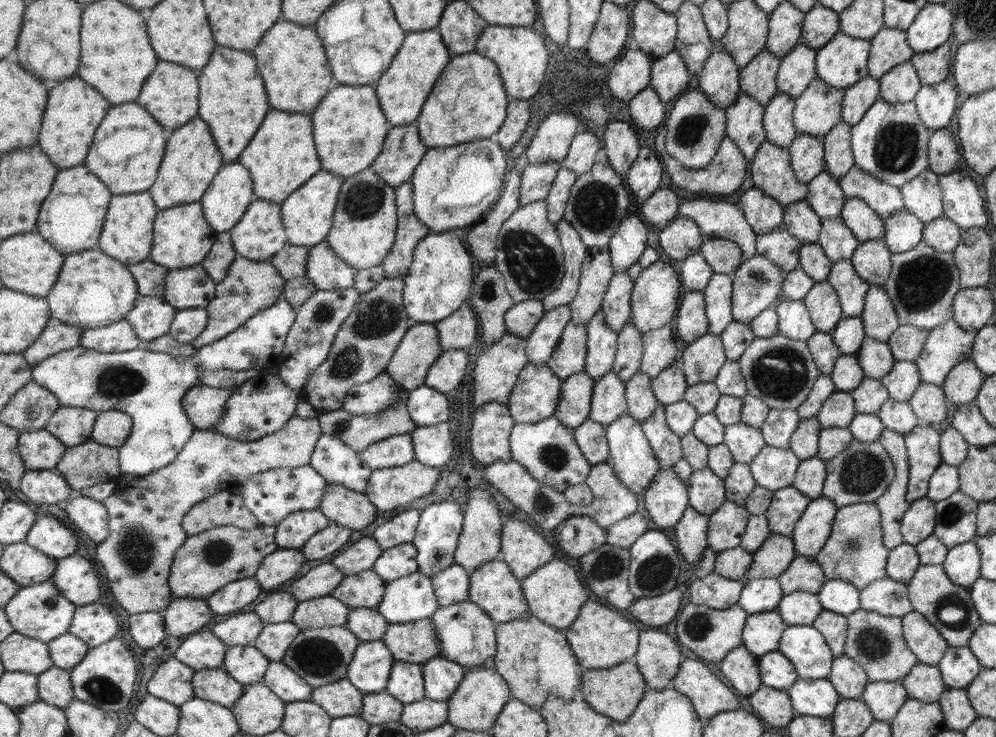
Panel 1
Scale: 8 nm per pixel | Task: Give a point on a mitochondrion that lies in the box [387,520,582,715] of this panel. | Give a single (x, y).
(437, 557)

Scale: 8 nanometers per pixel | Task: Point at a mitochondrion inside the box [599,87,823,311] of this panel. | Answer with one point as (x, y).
(690, 131)

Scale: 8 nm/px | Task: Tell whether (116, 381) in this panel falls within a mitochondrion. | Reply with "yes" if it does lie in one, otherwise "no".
yes

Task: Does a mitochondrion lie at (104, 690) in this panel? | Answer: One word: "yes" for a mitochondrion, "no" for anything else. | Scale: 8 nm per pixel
yes

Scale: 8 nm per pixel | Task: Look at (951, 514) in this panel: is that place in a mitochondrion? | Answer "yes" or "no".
yes

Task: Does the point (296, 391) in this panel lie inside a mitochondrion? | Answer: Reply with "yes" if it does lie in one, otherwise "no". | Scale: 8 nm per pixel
no

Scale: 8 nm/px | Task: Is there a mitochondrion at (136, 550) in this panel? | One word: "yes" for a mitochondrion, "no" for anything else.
yes

